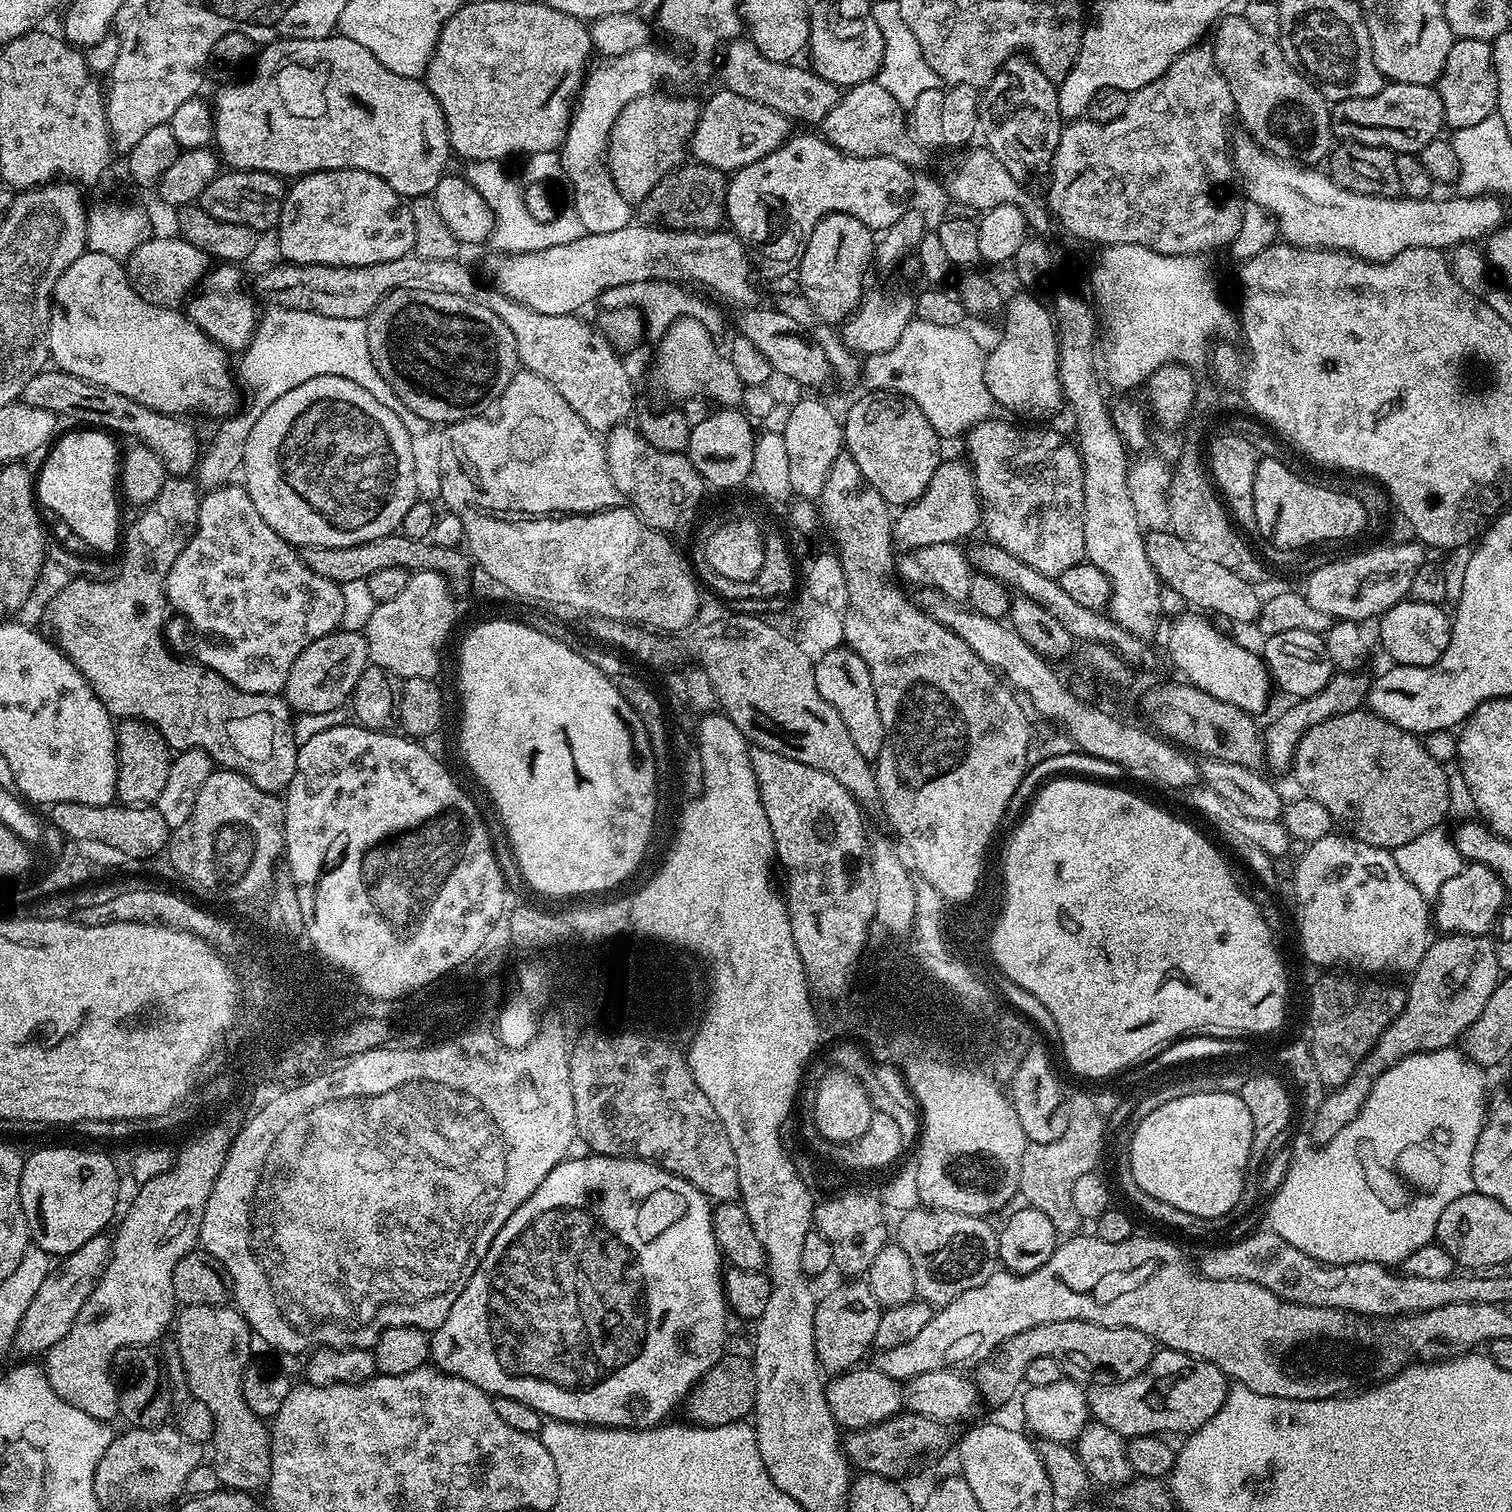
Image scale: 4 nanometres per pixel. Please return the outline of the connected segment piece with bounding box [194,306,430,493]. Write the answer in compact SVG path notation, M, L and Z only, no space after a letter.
M268 306L263 309L256 330L252 334L252 341L248 343L239 360L239 383L243 391L245 388L252 397L245 404L243 401L242 407L235 414L219 421L220 429L213 434L212 441L203 449L194 473L197 489L201 493L225 487L231 481L228 479L235 472L237 475L241 471L244 462L244 443L254 422L258 422L266 406L274 406L274 402L282 398L286 390L294 390L294 386L302 386L302 382L310 382L310 378L319 376L350 378L350 382L358 382L362 390L378 398L378 402L382 402L386 410L398 414L398 422L406 426L411 436L426 434L430 430L426 418L418 418L418 414L414 414L414 410L410 410L410 406L406 406L402 398L398 398L398 394L390 390L386 378L378 374L370 358L368 325L364 320L330 318L317 312Z

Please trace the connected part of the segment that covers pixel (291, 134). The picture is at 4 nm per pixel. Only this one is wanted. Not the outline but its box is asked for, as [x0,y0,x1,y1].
[214,34,450,198]

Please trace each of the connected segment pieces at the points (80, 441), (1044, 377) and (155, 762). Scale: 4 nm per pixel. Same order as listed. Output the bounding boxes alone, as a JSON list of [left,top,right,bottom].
[[34,430,122,552],[983,294,1063,418],[116,719,174,806]]

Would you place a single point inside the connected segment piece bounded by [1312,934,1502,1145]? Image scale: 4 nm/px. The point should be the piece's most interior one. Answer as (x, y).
(1450, 987)

